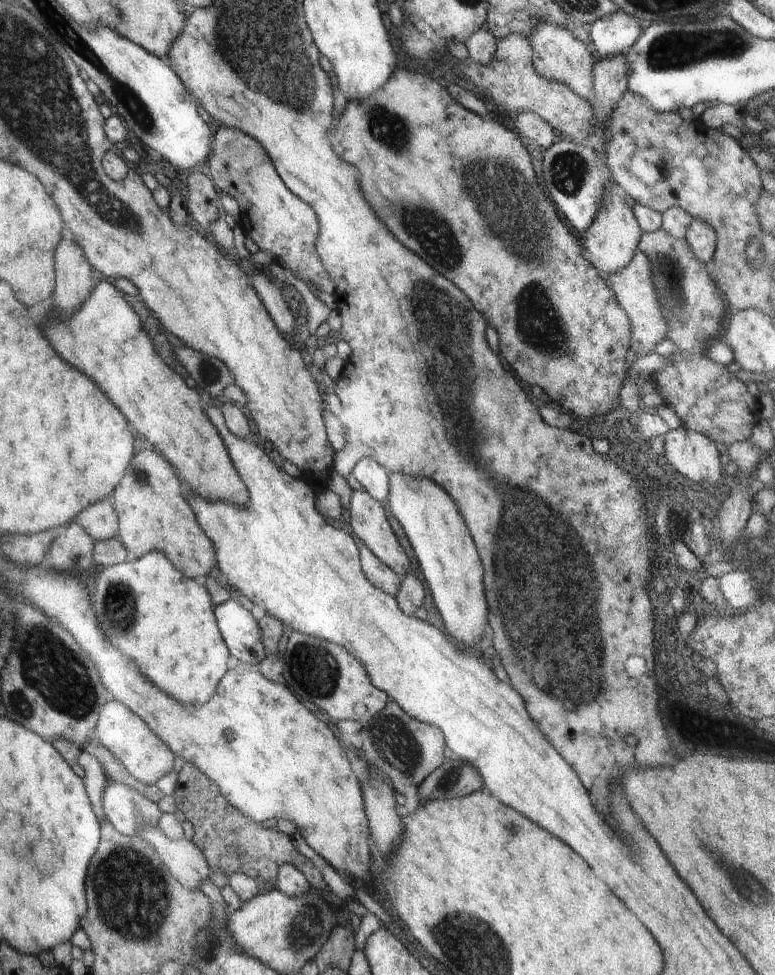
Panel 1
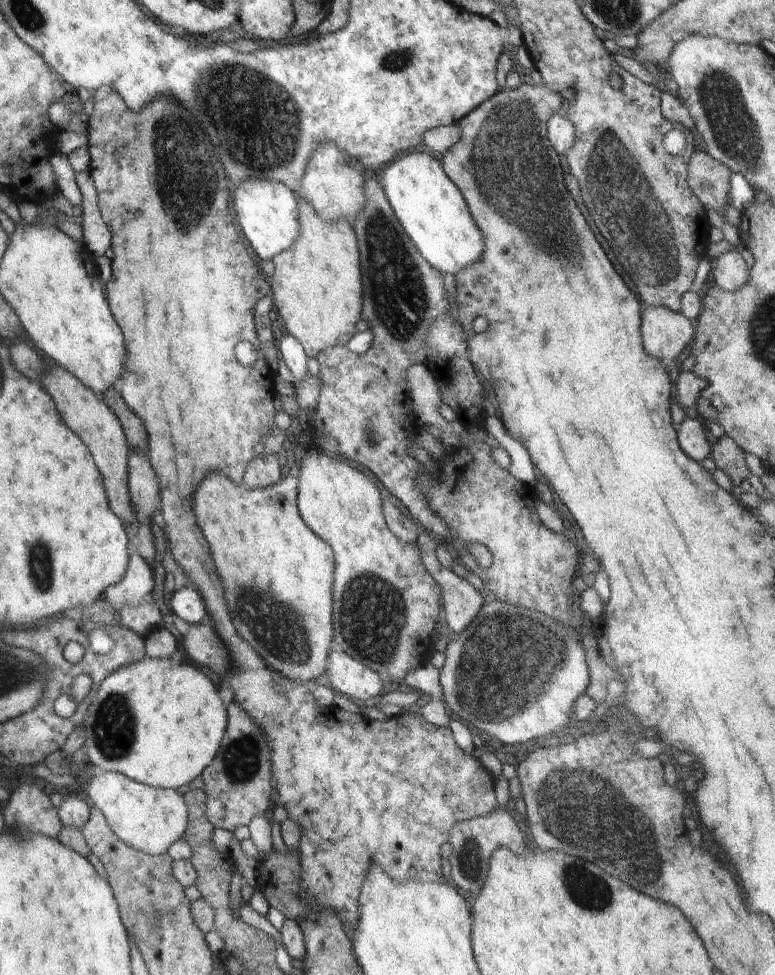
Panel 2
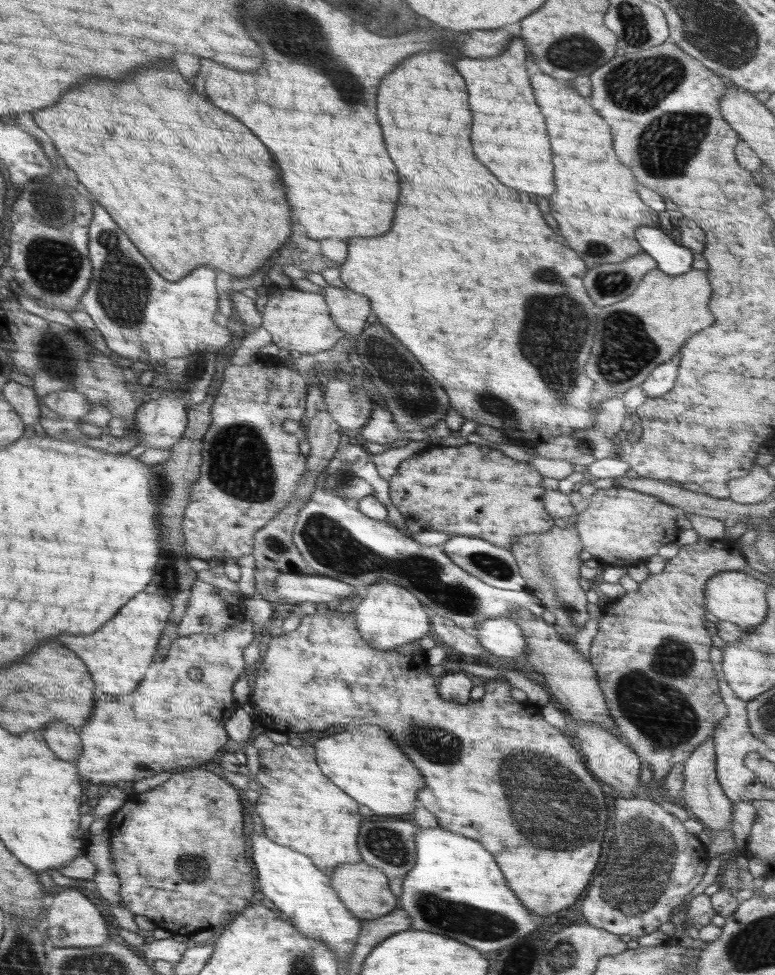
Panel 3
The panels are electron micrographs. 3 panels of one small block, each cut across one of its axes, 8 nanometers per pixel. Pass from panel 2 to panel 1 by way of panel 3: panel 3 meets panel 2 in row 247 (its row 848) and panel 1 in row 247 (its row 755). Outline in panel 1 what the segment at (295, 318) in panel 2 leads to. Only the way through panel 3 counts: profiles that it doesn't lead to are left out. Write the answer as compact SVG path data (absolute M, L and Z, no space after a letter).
M214 128L211 154L207 160L212 183L218 192L228 193L238 201L240 226L245 235L256 242L260 251L270 253L274 260L292 268L303 285L311 281L320 290L334 294L336 286L322 268L314 246L318 222L312 208L284 186L264 148L254 138L237 129Z

